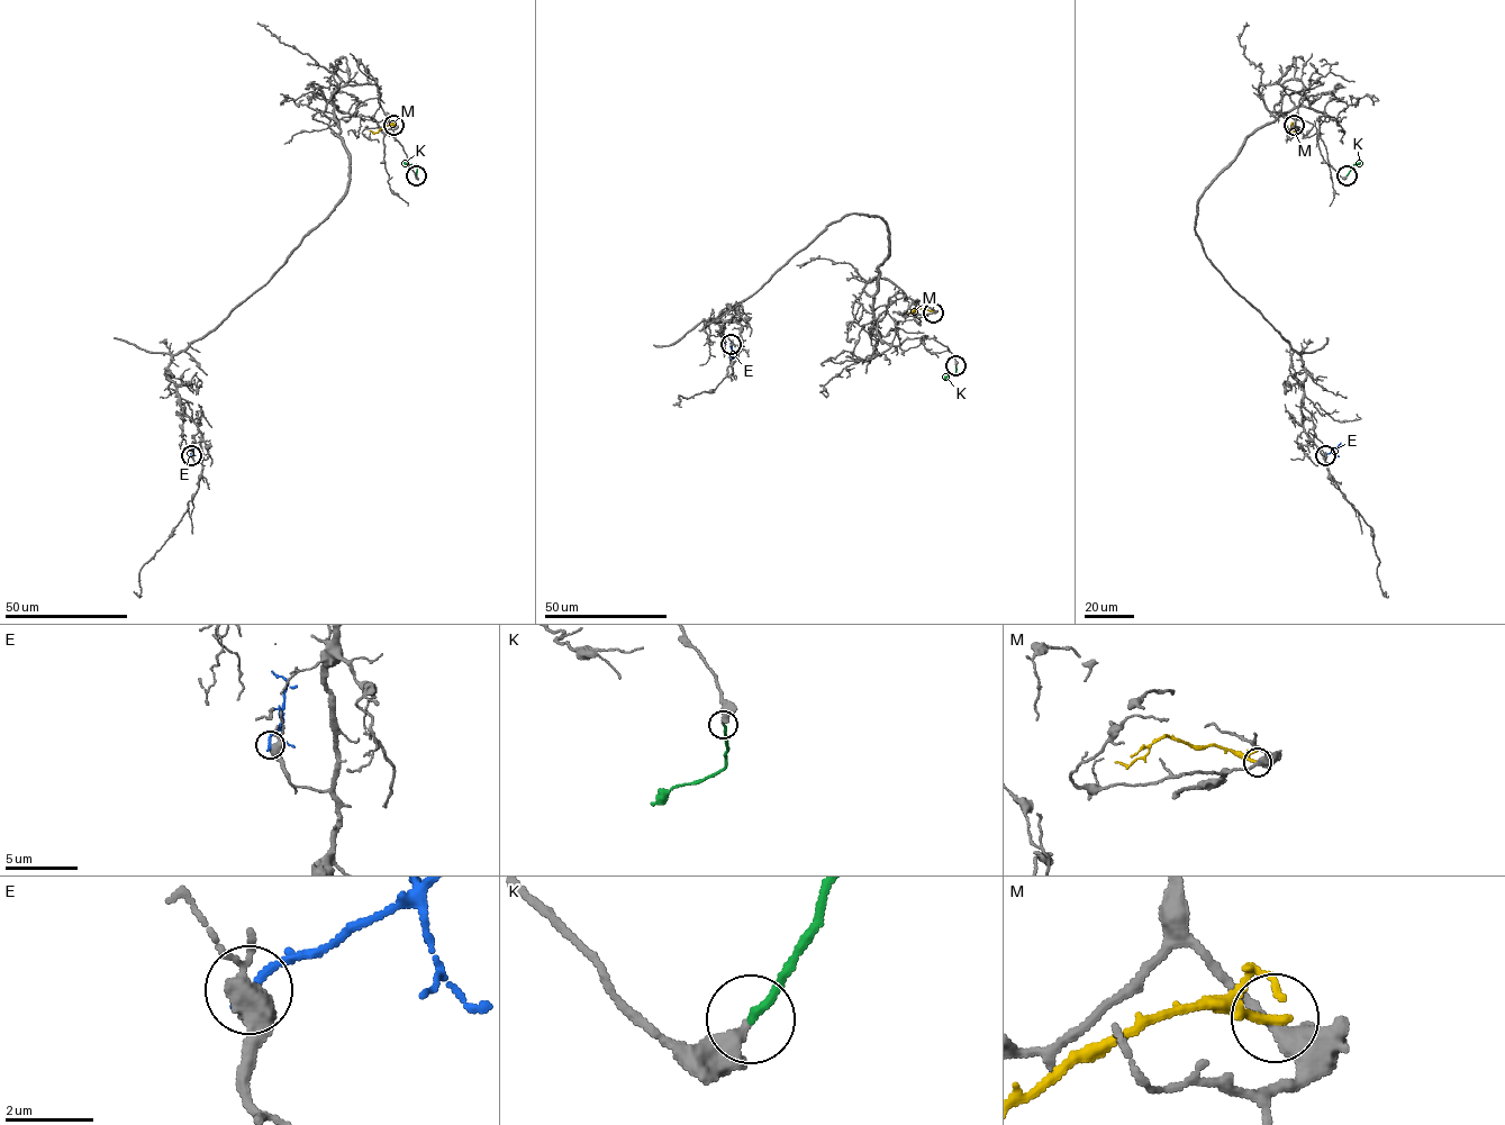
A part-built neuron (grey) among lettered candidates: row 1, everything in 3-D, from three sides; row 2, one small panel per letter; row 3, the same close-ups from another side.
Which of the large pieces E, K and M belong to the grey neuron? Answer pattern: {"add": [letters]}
{"add": ["K"]}

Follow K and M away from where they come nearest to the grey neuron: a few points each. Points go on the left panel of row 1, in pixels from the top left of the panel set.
K: (416, 175), (416, 165), (404, 162)
M: (393, 125), (378, 132), (370, 130)

